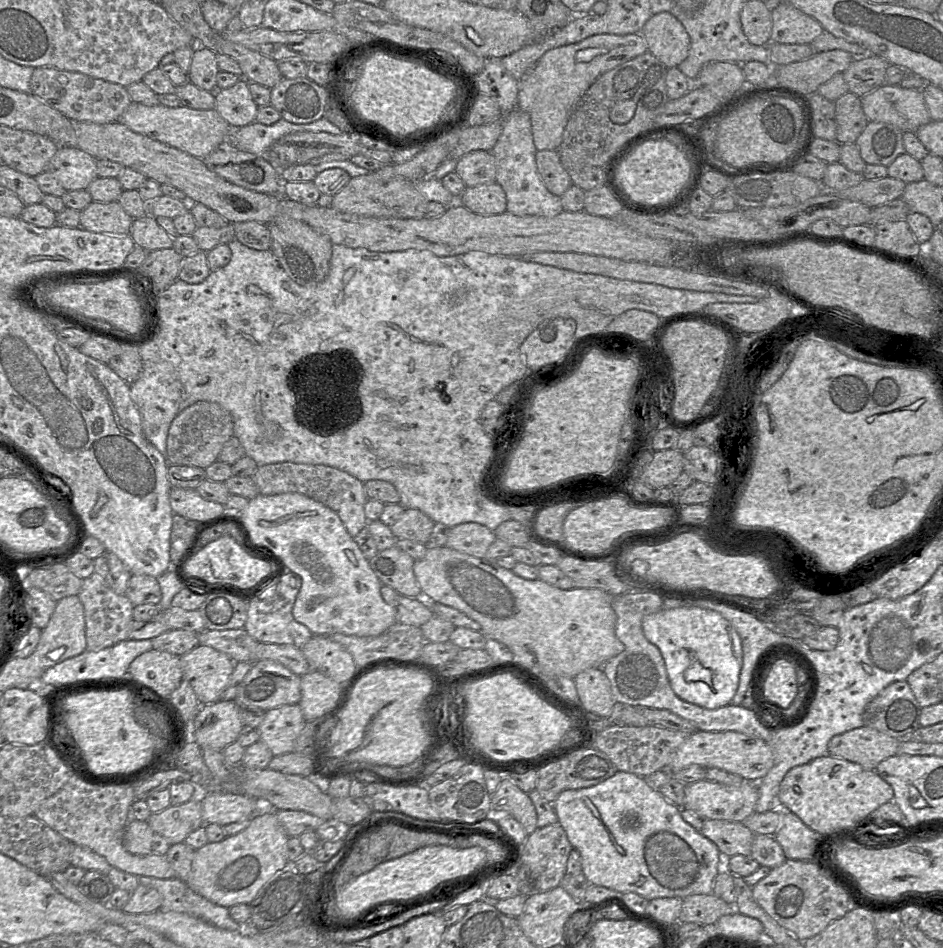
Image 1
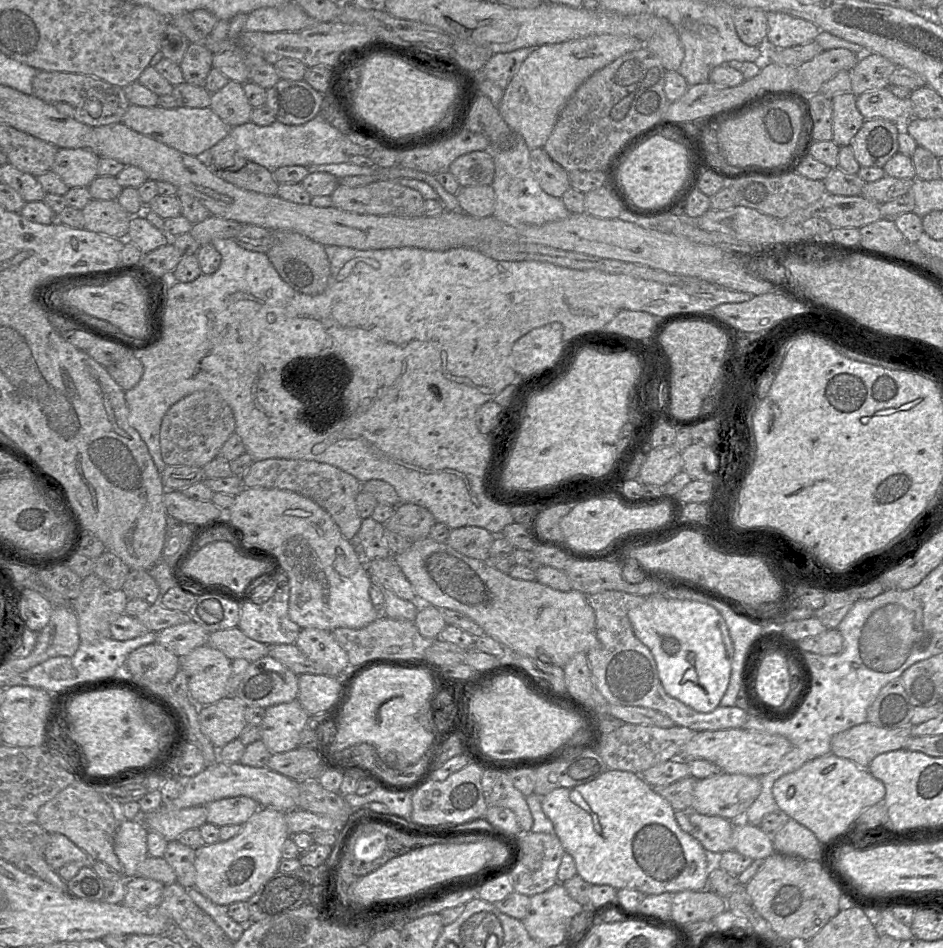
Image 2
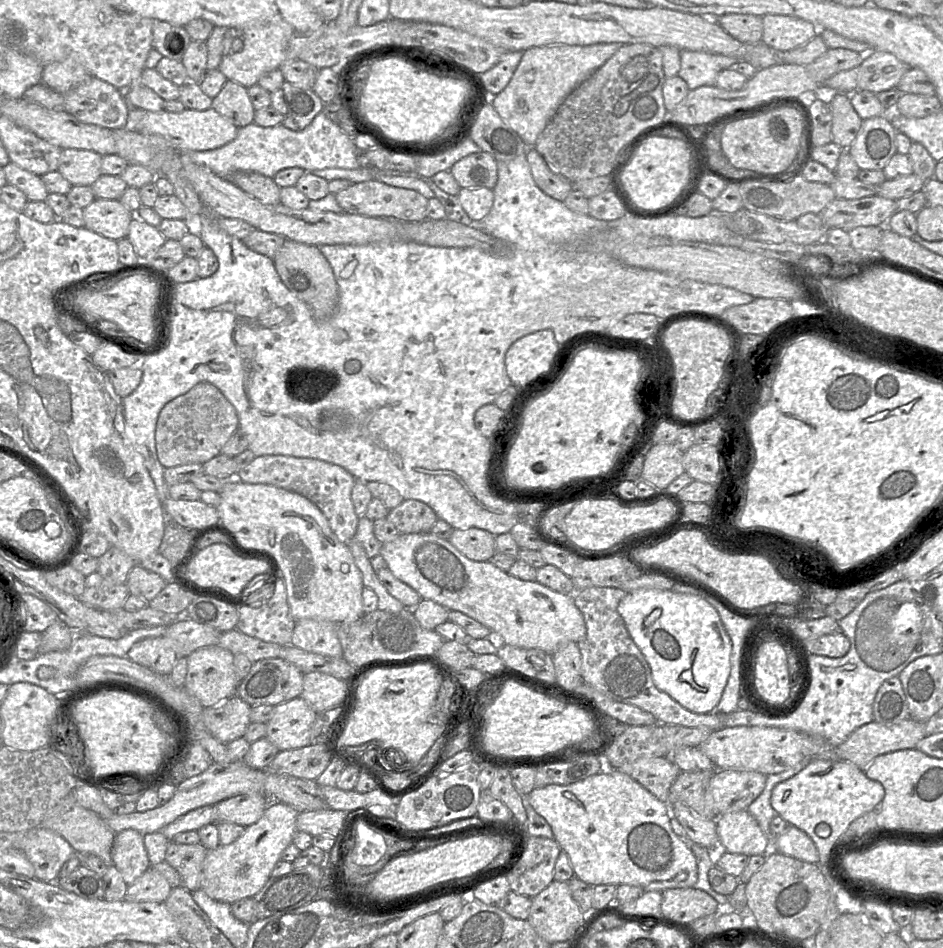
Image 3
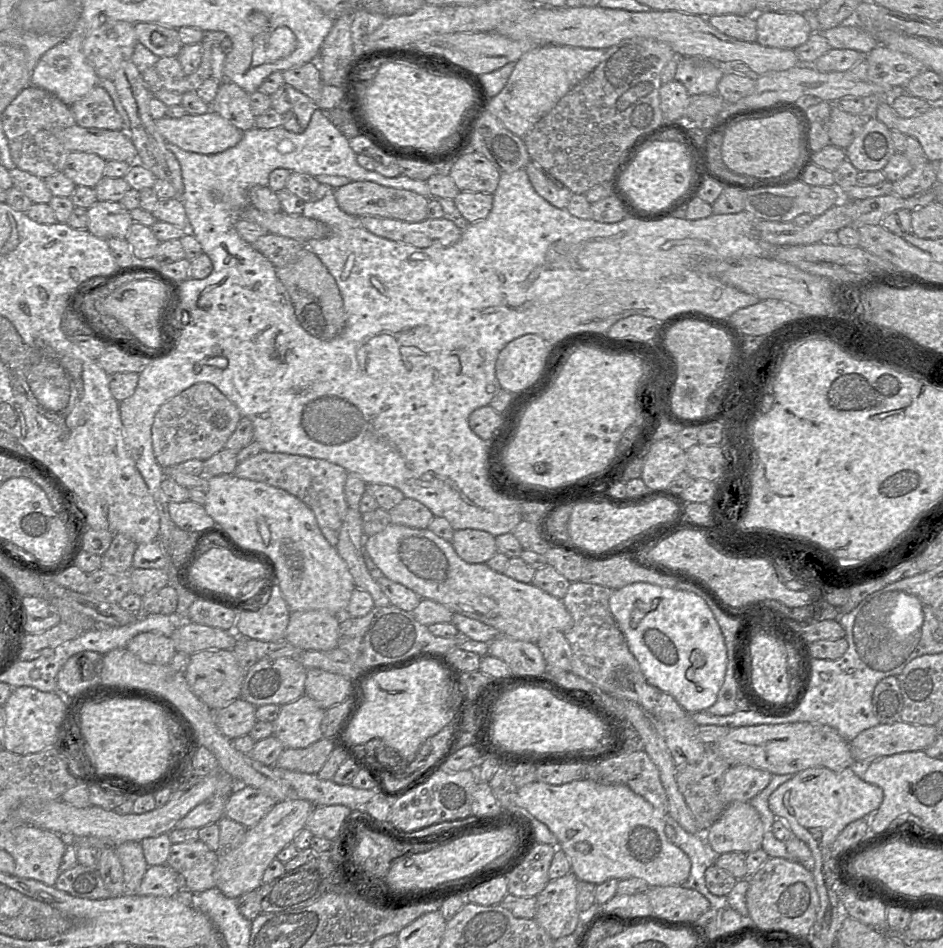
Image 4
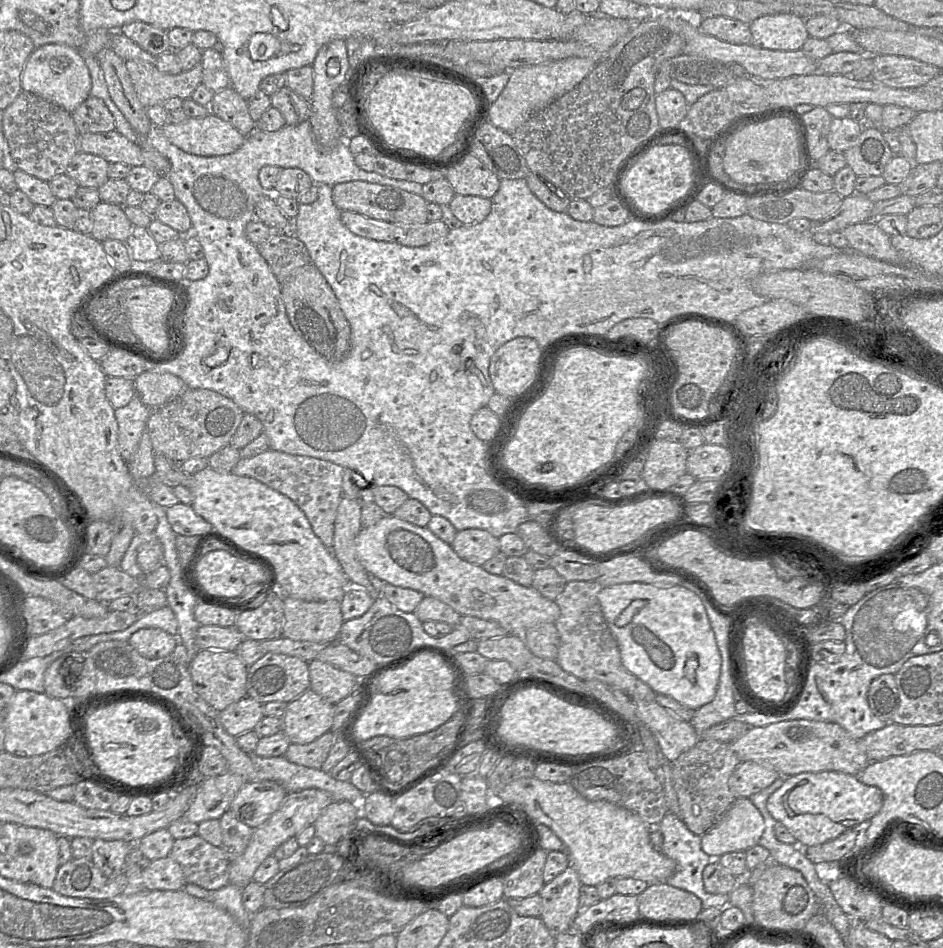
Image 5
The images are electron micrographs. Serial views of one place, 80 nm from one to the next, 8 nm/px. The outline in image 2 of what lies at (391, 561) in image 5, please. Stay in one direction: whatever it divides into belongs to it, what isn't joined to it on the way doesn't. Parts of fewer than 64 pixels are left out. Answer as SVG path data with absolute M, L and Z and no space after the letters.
M430 537L412 541L404 553L393 555L394 560L413 587L417 601L432 605L440 610L450 609L463 613L477 623L485 632L499 641L510 655L544 658L564 667L577 653L588 653L598 647L595 614L588 603L587 595L571 590L561 592L538 581L512 578L490 566L488 561L467 557L447 543L439 543Z

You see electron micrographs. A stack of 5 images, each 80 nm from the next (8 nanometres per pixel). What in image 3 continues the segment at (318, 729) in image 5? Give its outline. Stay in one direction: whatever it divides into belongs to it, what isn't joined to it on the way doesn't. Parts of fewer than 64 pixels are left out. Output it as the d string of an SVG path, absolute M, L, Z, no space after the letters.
M301 697L274 706L266 738L280 751L308 746L316 715Z

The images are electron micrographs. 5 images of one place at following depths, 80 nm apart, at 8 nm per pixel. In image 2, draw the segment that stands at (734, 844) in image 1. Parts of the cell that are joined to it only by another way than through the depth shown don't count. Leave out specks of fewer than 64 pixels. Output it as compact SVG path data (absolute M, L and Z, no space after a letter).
M689 811L691 835L708 852L723 853L734 849L733 822L720 816Z

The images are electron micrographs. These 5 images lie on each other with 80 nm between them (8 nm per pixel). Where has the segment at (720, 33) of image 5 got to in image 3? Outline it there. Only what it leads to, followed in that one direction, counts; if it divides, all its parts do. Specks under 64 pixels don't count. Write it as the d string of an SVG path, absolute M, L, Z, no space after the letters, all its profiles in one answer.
M726 14L714 18L718 25L742 43L759 43L762 39L762 17L752 14Z

